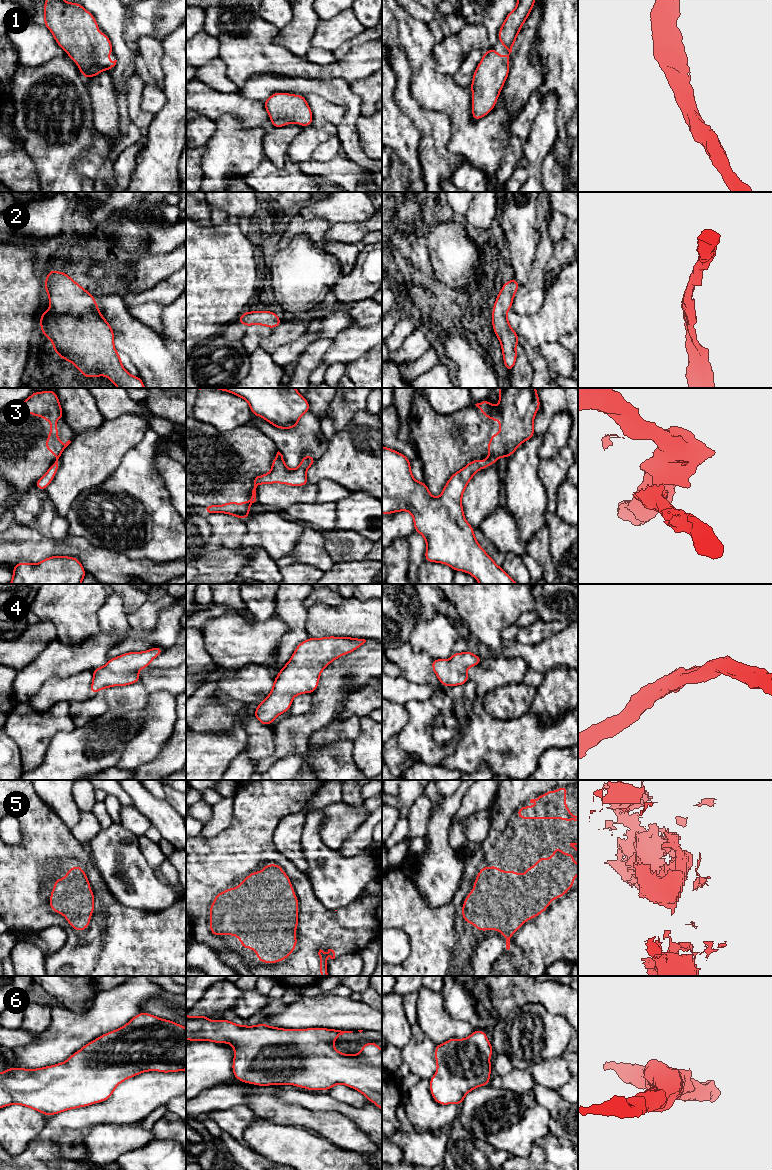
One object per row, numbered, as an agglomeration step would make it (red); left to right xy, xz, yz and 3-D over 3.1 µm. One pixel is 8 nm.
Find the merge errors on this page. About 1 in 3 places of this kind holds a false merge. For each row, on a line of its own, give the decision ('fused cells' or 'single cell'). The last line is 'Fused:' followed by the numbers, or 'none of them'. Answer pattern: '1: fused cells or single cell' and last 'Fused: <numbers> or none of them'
1: single cell
2: single cell
3: fused cells
4: single cell
5: single cell
6: single cell
Fused: 3

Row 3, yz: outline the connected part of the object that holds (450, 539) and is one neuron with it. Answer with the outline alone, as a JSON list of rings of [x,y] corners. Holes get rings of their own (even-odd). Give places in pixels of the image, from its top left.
[[[382,446],[382,514],[387,515],[399,511],[409,511],[414,519],[414,530],[426,541],[425,561],[442,563],[454,571],[463,571],[472,575],[480,584],[518,584],[485,552],[476,541],[474,529],[464,517],[462,495],[467,484],[480,469],[496,463],[496,459],[472,460],[464,468],[454,473],[447,481],[439,498],[431,495],[425,482],[417,482],[412,473],[410,460],[402,453]]]

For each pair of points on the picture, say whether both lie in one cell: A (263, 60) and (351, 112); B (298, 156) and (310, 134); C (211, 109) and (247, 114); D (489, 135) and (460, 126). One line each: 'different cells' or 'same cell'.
A: different cells
B: same cell
C: same cell
D: same cell

